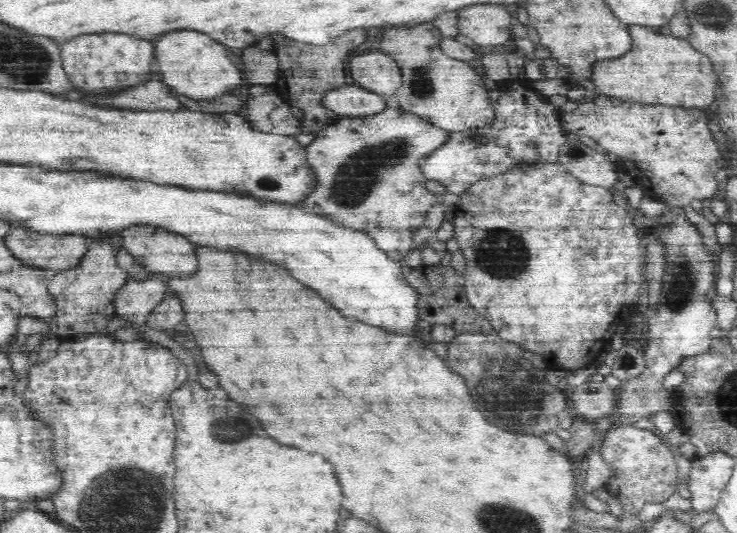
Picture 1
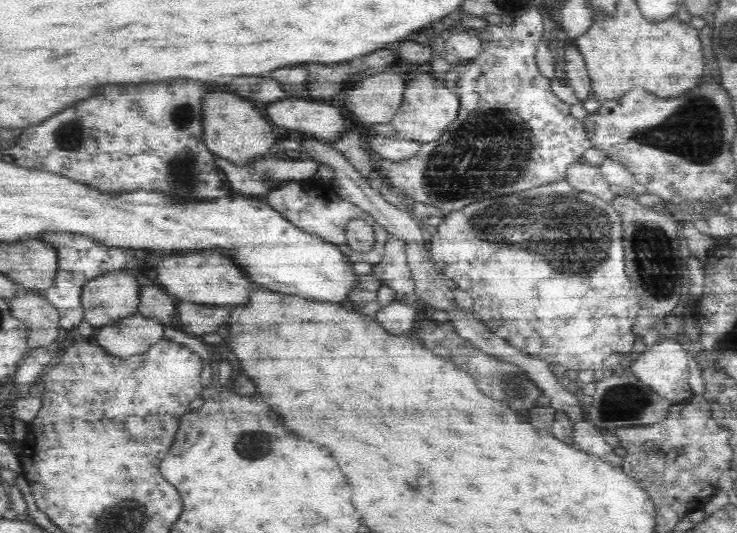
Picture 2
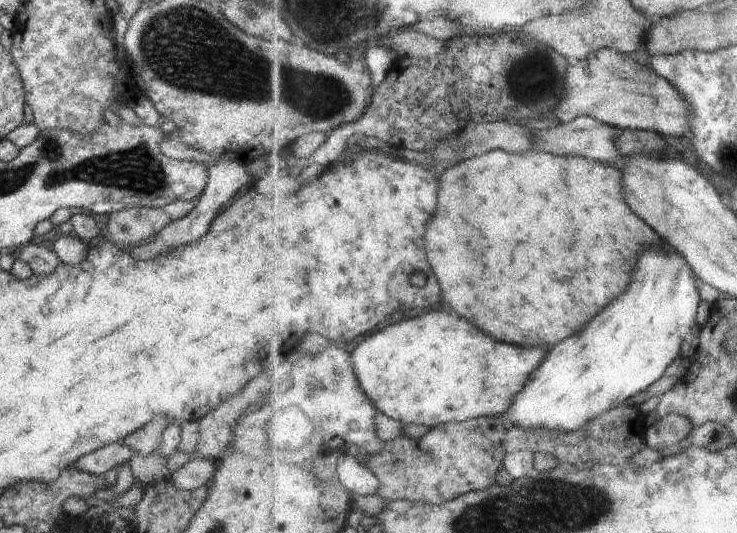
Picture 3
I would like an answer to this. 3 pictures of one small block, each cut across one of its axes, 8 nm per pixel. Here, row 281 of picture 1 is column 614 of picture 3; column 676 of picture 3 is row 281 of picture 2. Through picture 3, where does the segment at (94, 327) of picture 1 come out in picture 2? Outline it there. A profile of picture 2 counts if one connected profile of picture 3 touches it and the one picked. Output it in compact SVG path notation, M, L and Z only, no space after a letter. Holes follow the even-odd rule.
M125 269L92 277L80 290L83 320L104 327L138 311L139 286Z

